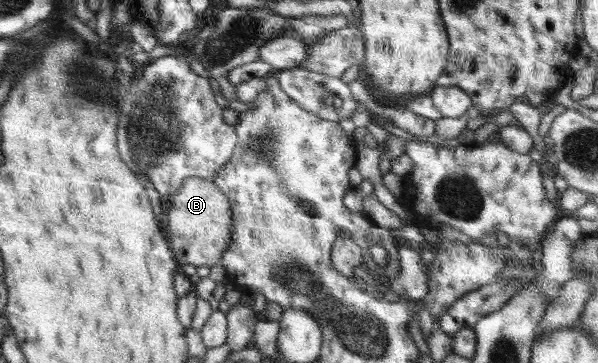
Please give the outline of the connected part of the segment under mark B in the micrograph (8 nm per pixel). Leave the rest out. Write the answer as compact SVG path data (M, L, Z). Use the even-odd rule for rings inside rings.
M191 177L186 179L176 195L170 198L170 204L166 204L168 216L164 216L170 232L170 250L180 266L194 265L216 266L221 262L224 251L230 245L232 239L232 216L228 198L220 192L218 186L212 180Z

